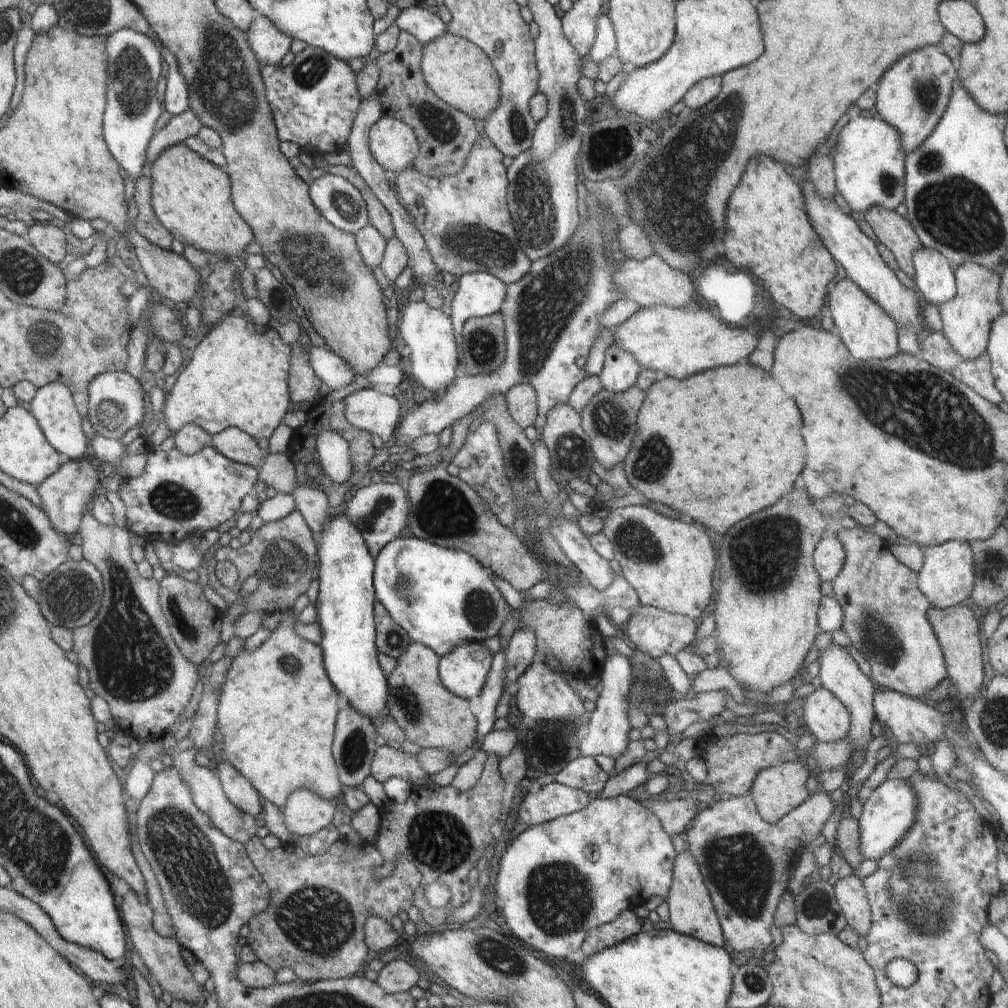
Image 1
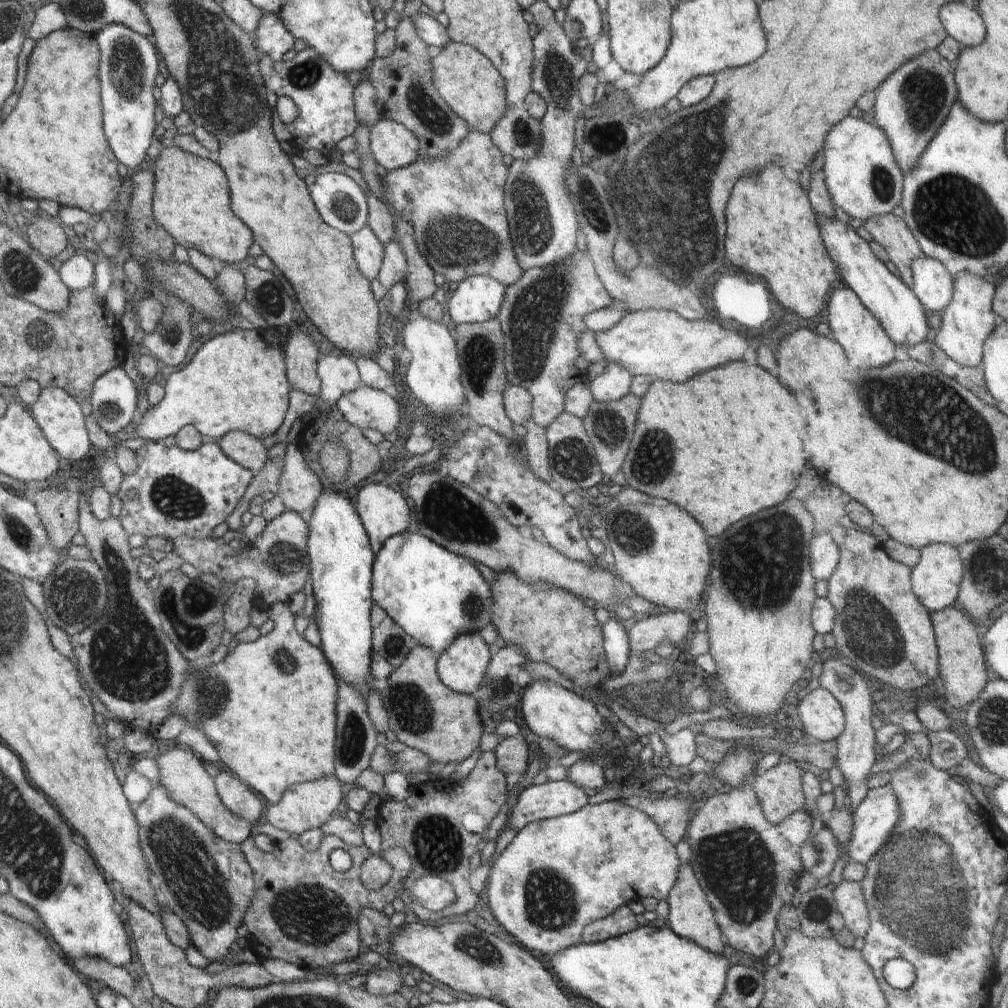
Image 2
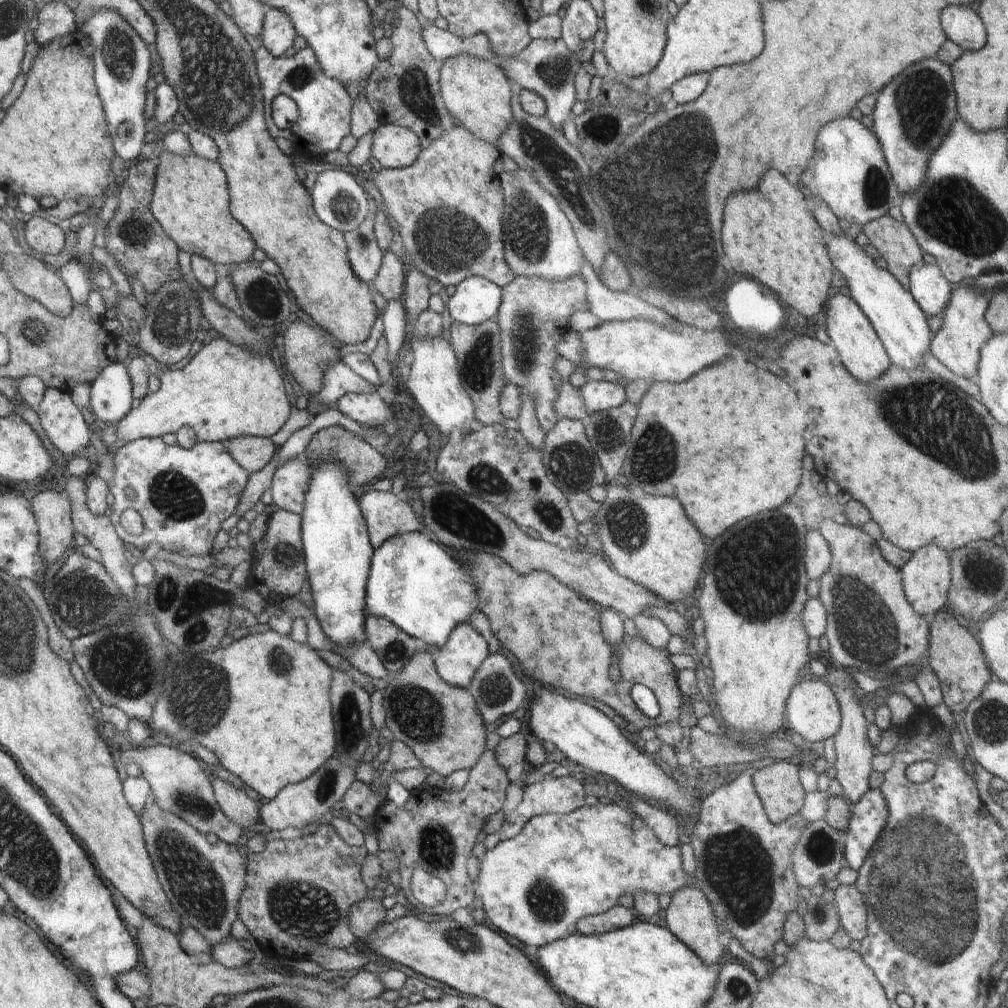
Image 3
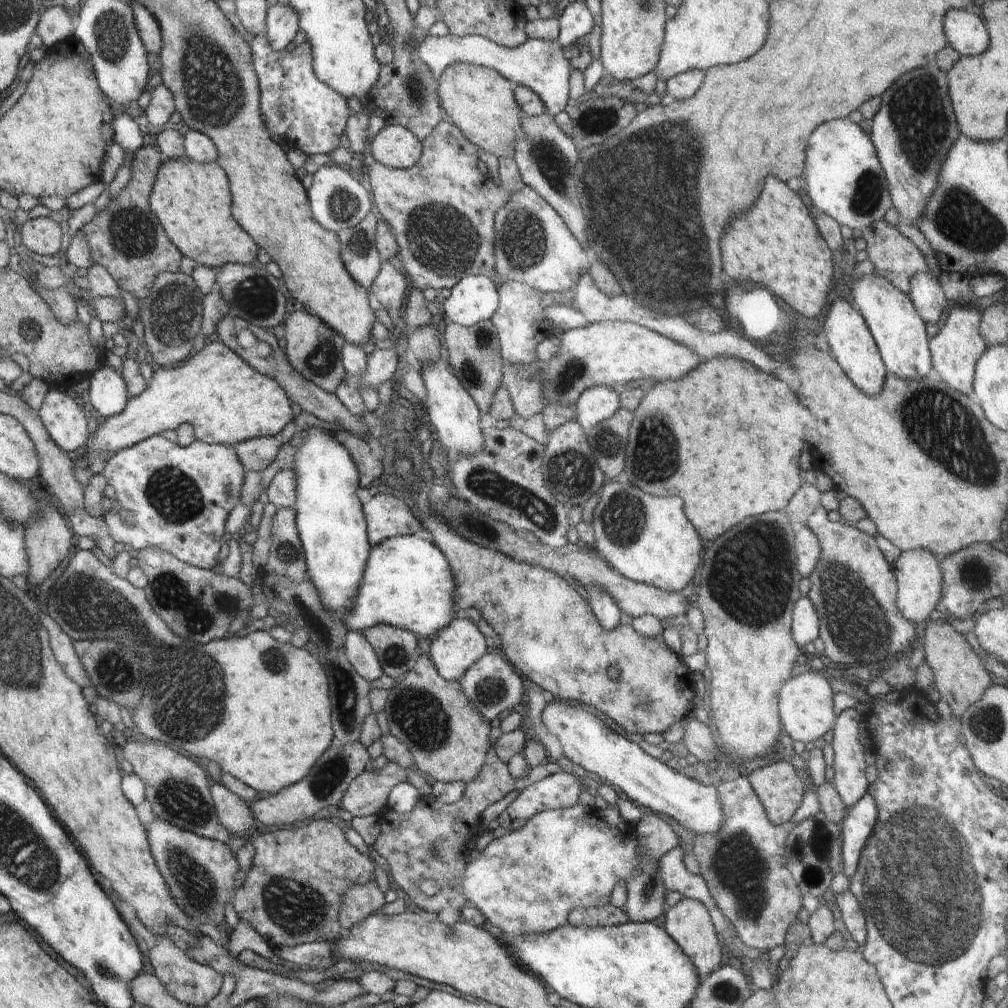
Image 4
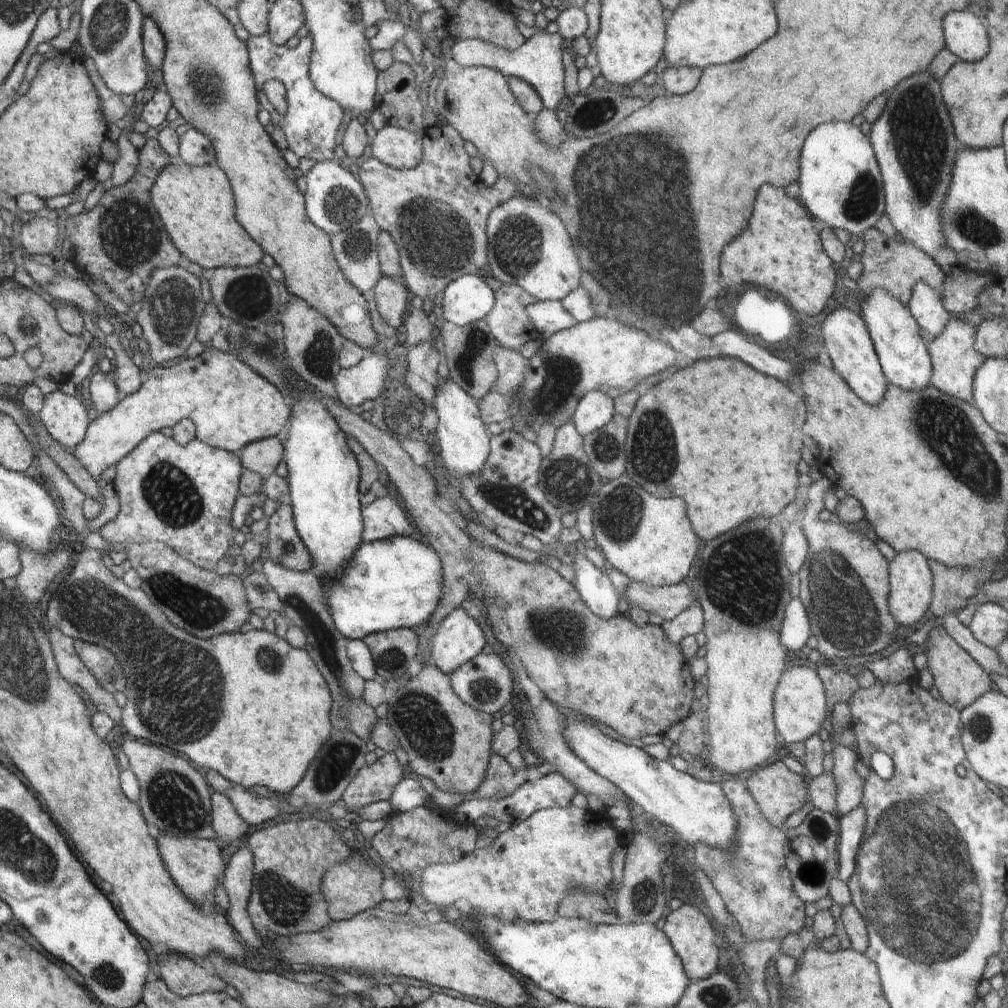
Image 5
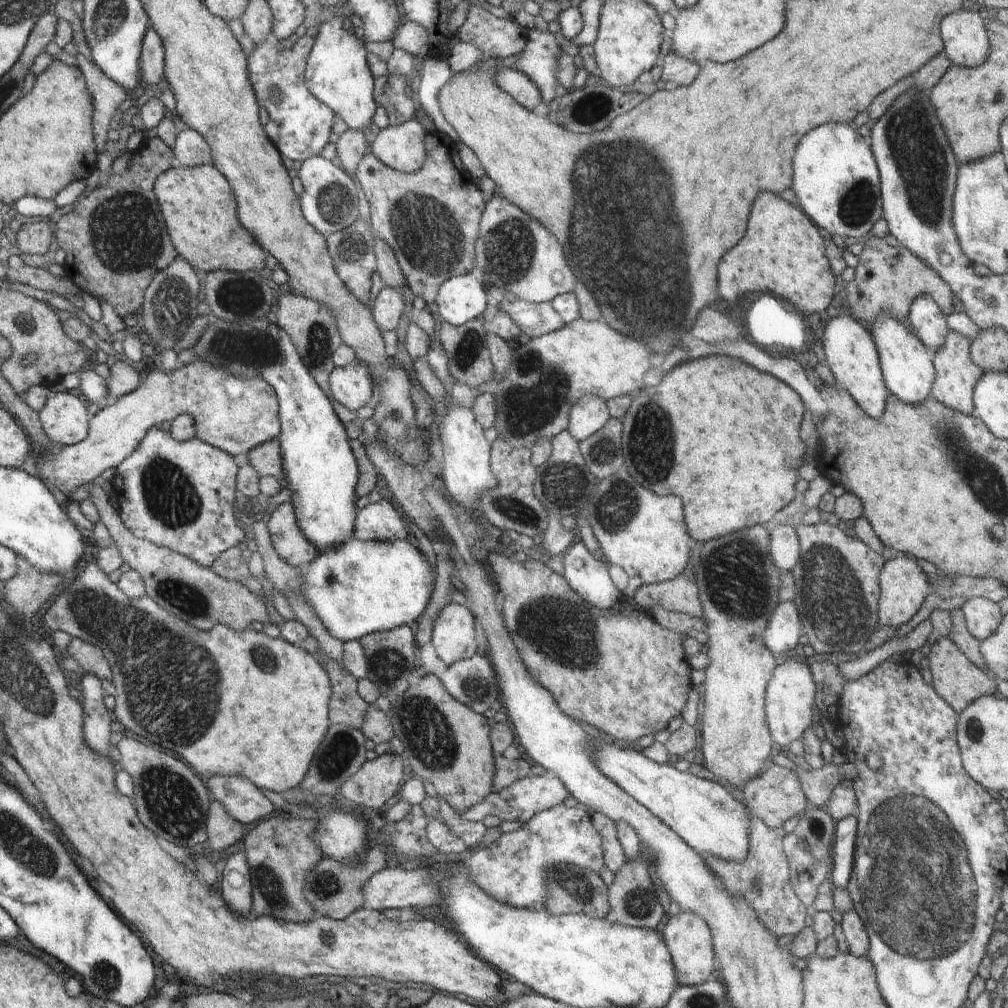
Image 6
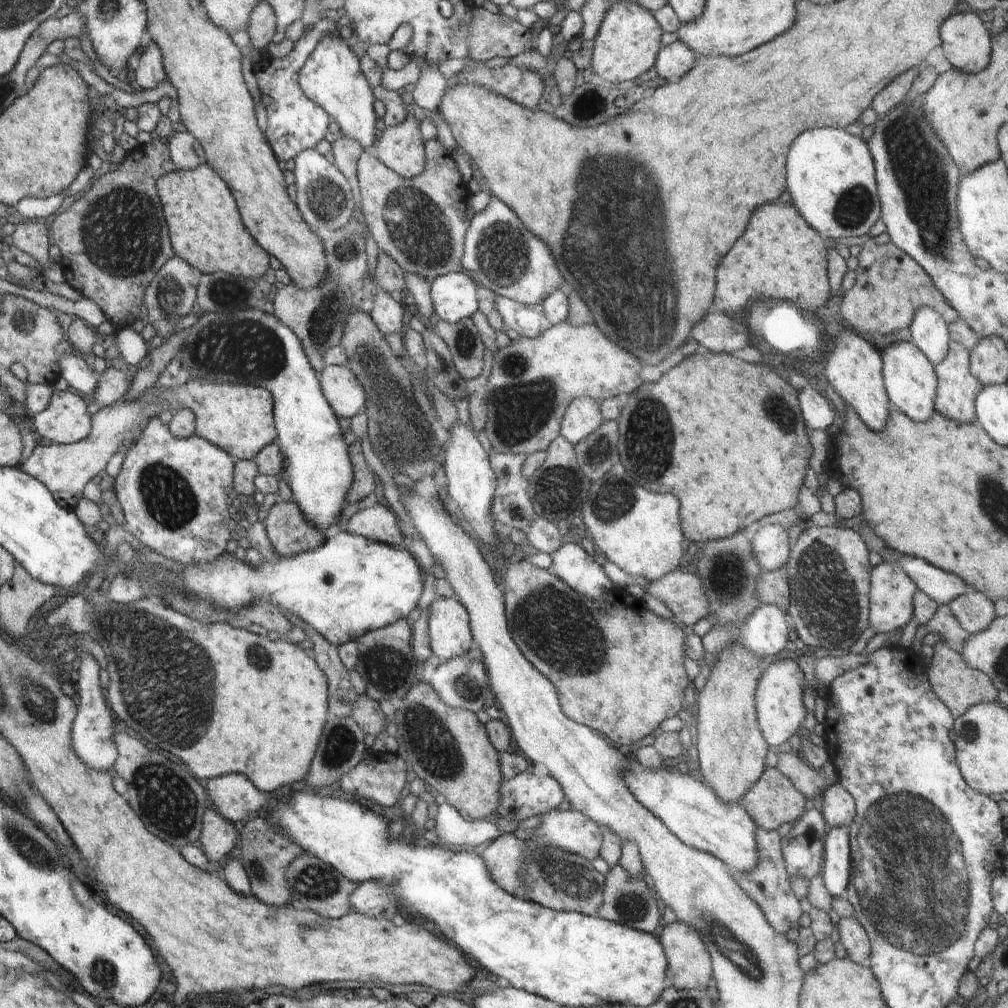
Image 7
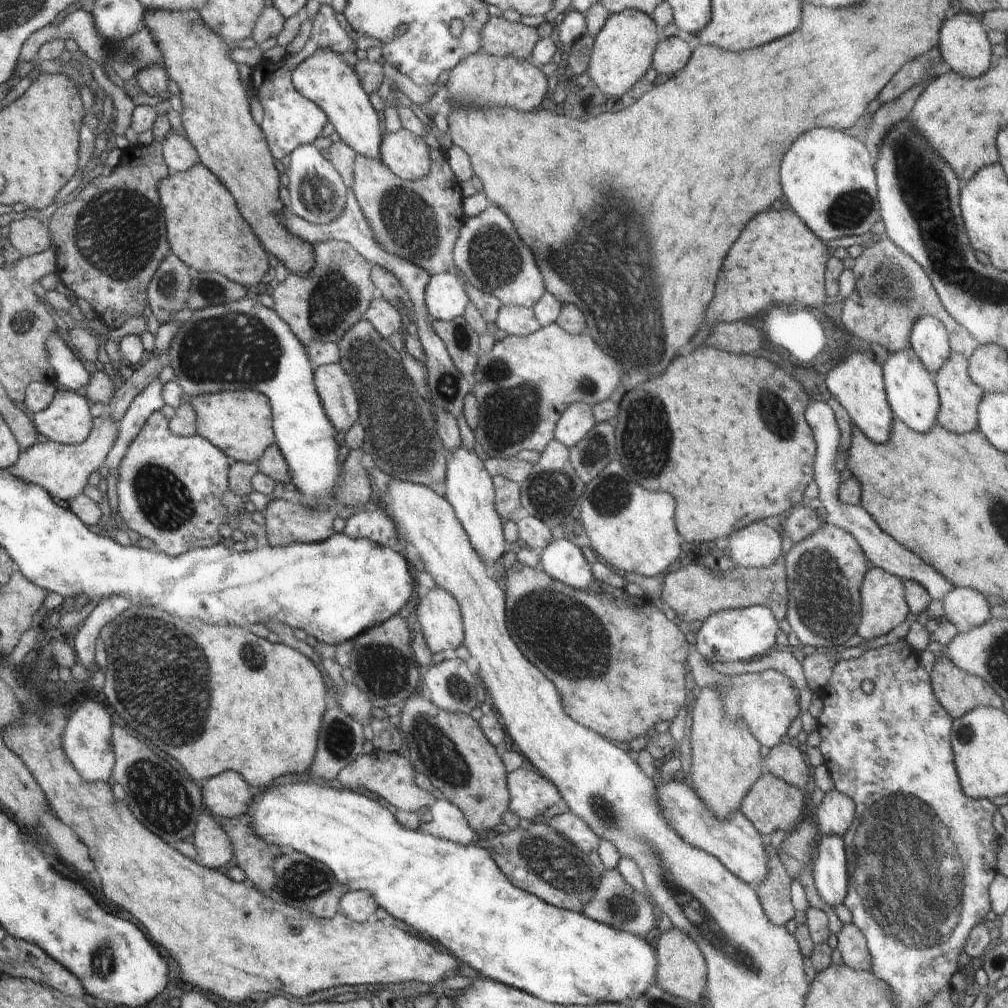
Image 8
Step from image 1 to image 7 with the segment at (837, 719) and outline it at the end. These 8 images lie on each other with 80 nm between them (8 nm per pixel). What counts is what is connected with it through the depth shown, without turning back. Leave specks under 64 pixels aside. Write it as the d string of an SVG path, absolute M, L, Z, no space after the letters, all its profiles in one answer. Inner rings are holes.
M795 658L778 659L767 665L760 677L755 699L757 721L772 750L790 740L804 726L807 710L804 706L804 690L807 685L805 674Z

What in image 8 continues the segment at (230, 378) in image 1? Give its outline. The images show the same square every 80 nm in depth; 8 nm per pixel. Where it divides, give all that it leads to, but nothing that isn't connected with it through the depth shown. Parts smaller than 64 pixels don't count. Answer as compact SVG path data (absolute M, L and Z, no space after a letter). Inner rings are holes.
M250 389L220 391L190 398L184 395L183 401L194 409L197 434L215 444L234 461L254 463L254 460L262 458L274 440L271 401L264 393ZM103 413L96 417L95 426L92 429L91 436L86 441L77 445L63 445L54 441L40 439L29 449L24 450L19 456L19 460L12 465L10 471L18 478L23 479L48 491L53 499L60 506L70 506L71 502L83 494L86 480L105 464L105 458L114 444L116 438L116 419Z

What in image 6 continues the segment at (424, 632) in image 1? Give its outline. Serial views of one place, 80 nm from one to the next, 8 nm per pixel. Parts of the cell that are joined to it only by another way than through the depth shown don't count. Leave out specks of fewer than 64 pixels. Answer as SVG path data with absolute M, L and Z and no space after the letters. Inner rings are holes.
M353 538L328 549L302 570L305 595L334 638L359 641L369 634L411 624L426 612L434 588L432 568L407 539L367 541Z

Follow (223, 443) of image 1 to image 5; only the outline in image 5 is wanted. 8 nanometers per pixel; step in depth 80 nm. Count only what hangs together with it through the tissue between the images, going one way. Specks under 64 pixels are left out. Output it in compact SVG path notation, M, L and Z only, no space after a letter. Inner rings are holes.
M277 437L260 439L238 450L245 469L257 472L262 478L269 477L280 464L284 454Z

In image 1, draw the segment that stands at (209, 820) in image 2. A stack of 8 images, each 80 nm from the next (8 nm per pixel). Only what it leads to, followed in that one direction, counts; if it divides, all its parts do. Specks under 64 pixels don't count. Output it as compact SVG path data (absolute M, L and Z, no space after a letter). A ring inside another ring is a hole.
M182 752L172 755L168 759L168 765L176 767L186 779L193 790L193 801L196 802L196 806L199 807L204 814L207 814L211 818L211 822L214 826L218 827L228 838L234 839L239 843L245 843L250 840L250 836L254 836L258 832L258 824L256 820L252 818L250 813L240 810L231 800L228 798L228 794L225 793L221 780L217 775L218 770L210 769L208 767L198 766L194 762L194 756L190 756L192 752Z

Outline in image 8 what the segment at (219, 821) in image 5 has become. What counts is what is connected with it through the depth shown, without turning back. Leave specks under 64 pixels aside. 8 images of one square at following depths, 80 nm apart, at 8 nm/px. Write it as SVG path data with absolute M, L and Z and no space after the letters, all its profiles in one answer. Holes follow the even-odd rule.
M210 812L200 816L196 834L191 841L202 866L218 869L228 864L234 856L231 838L225 833L219 819Z

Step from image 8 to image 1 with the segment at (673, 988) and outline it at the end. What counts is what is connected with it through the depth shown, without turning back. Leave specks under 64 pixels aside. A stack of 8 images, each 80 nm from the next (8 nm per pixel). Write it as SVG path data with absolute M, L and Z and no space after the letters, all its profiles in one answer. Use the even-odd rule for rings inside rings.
M688 848L677 853L674 859L673 877L666 900L669 904L670 924L676 932L700 939L702 942L714 946L724 947L726 945L711 896L704 884L698 863Z

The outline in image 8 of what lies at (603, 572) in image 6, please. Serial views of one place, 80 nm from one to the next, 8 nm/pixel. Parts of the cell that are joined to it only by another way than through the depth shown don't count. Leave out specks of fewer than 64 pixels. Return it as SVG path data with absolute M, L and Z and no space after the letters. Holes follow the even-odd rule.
M554 539L539 554L542 570L548 576L578 590L589 589L594 580L591 564L586 561L582 549L571 540Z

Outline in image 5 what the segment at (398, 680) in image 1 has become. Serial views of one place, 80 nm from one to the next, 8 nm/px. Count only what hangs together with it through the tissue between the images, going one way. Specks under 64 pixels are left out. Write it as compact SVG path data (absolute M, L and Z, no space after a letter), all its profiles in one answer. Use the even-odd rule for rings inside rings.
M426 662L422 666L422 670L416 676L410 676L399 689L395 690L394 696L387 700L386 720L406 752L408 764L413 772L418 776L430 778L444 792L461 792L466 800L470 793L473 794L479 789L483 784L483 778L486 777L487 766L490 764L490 740L492 740L490 724L494 717L465 703L453 689L451 678L435 664Z

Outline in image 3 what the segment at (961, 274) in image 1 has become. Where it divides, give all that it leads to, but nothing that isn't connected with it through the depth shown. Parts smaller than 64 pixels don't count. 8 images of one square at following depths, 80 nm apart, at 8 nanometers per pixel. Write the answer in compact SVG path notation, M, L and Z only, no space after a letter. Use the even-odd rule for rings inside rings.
M972 285L953 287L948 306L942 313L940 330L933 335L930 350L956 376L970 378L976 374L982 345L992 338L993 330L985 319L990 294Z

